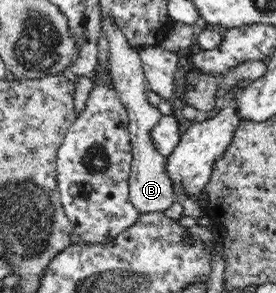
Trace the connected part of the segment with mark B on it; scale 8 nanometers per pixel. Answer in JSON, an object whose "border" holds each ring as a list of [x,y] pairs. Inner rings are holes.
{"border":[[[112,18],[102,19],[101,32],[110,40],[109,68],[115,89],[120,95],[122,104],[129,116],[128,130],[133,150],[133,162],[131,163],[131,175],[129,176],[129,197],[138,212],[164,212],[170,208],[176,200],[172,189],[172,180],[167,171],[167,158],[159,154],[154,148],[151,139],[151,130],[160,122],[161,114],[157,107],[149,102],[144,89],[145,72],[138,54],[138,50],[130,47],[124,35],[113,24]]]}

